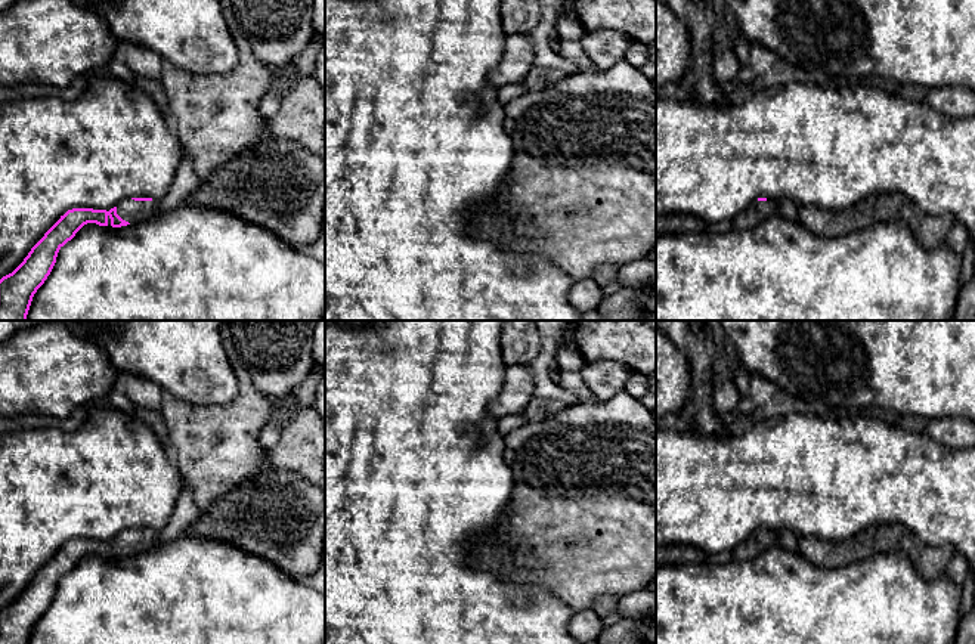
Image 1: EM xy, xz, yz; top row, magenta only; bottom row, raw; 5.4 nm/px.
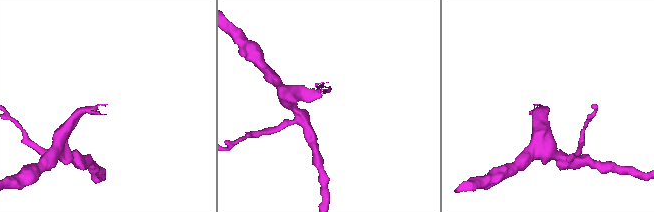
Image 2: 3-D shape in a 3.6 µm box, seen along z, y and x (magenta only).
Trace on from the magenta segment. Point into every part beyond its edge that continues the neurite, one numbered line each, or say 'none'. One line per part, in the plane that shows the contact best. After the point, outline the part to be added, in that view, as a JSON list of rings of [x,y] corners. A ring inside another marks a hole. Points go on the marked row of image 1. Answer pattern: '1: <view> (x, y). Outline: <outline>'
1: xy (133, 211). Outline: [[[127,198],[117,205],[117,214],[130,225],[146,222],[158,216],[157,199],[134,201],[131,198]]]

